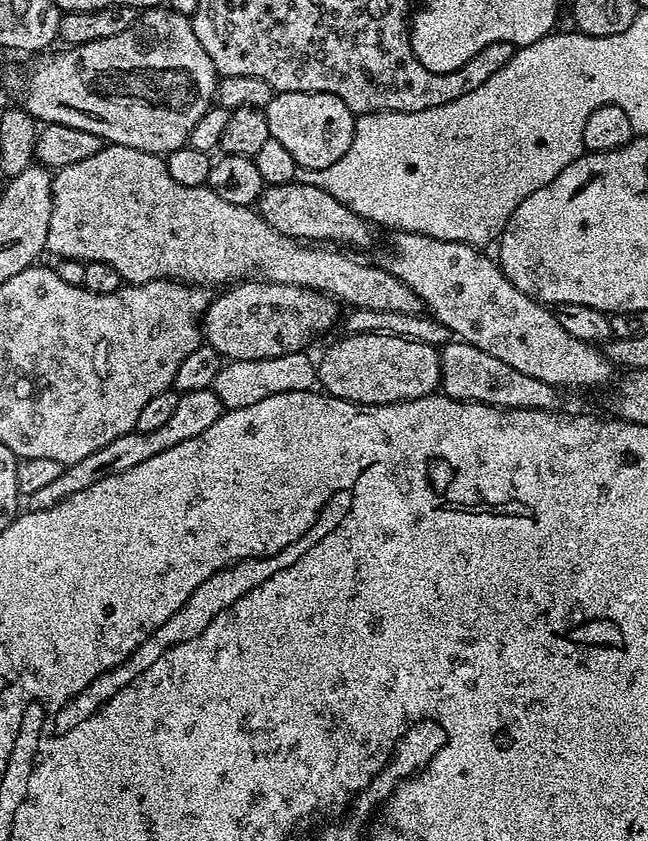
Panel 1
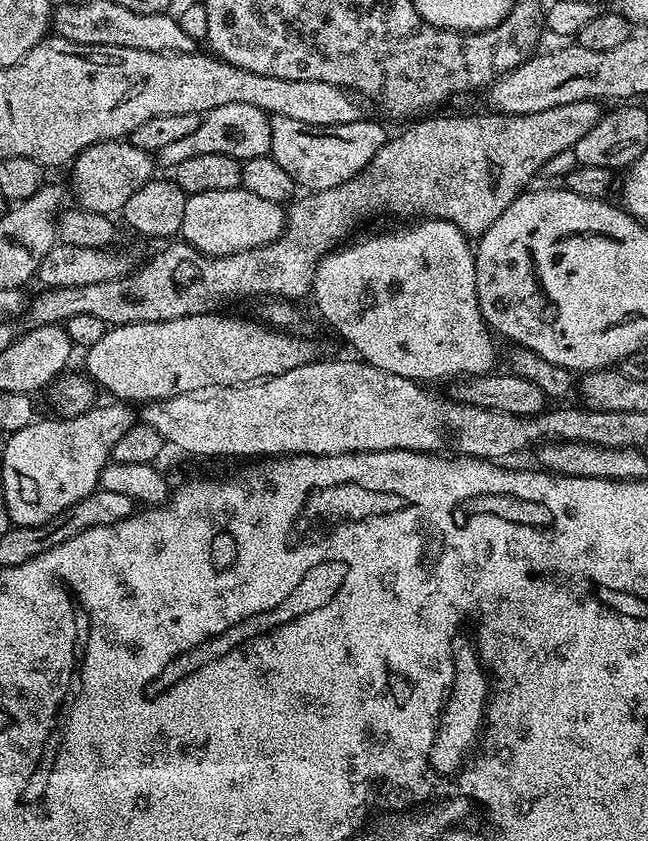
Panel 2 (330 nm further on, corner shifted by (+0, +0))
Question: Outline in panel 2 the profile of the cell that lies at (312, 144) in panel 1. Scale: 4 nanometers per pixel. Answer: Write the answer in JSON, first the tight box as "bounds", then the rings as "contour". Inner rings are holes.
{"bounds":[270,116,385,192],"contour":[[[285,116],[270,119],[270,154],[274,162],[294,178],[296,185],[308,192],[330,190],[330,186],[354,178],[354,174],[363,170],[370,158],[378,154],[385,139],[383,126],[367,118],[346,122],[346,126],[310,126]]]}

